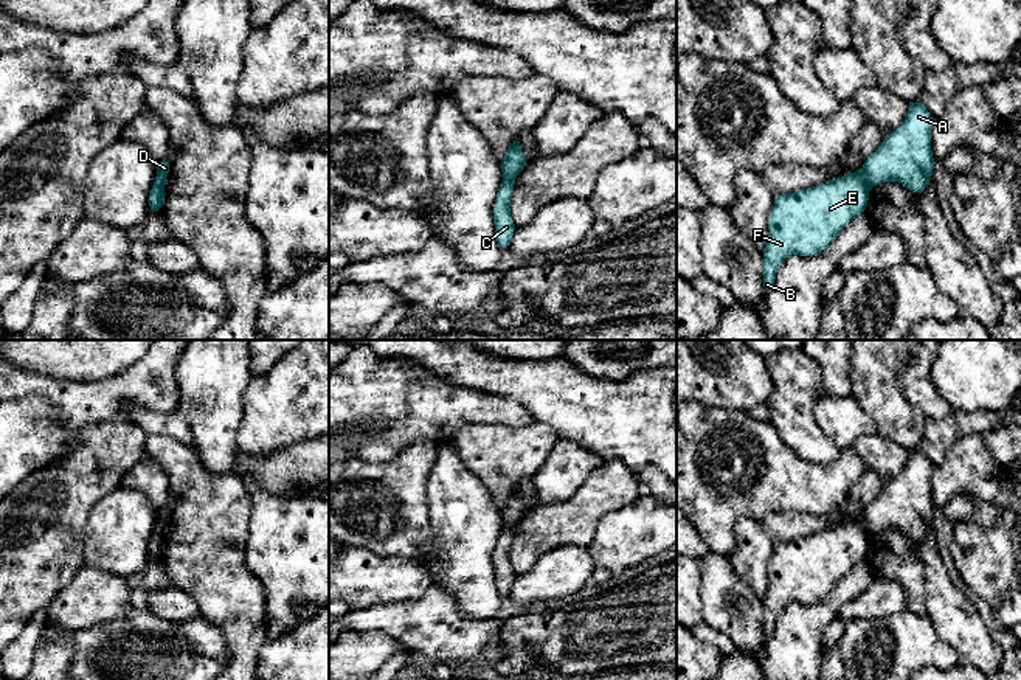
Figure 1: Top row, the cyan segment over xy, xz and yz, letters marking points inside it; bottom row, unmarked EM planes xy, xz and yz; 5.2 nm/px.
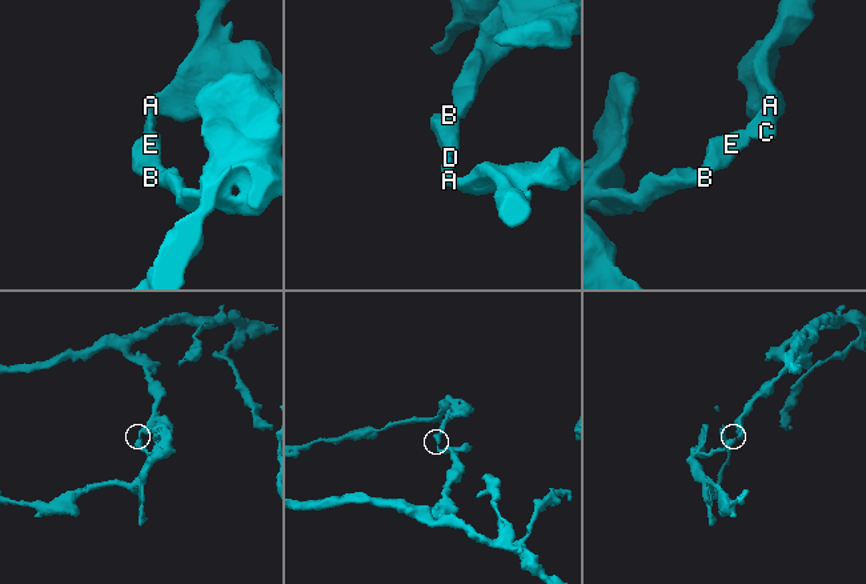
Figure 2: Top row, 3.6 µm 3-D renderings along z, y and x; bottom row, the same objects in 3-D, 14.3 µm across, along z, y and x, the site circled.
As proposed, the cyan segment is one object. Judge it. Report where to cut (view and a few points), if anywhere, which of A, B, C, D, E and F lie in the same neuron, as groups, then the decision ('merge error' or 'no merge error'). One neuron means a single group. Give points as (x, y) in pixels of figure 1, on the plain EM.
yz (860, 520), (869, 533) | A C D / B E F | merge error

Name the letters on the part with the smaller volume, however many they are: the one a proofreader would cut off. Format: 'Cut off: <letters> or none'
Cut off: B, E, F

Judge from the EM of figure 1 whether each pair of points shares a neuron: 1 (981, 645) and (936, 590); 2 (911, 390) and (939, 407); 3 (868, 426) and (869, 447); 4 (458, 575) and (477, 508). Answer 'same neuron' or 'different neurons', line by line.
1: same neuron
2: same neuron
3: different neurons
4: same neuron

